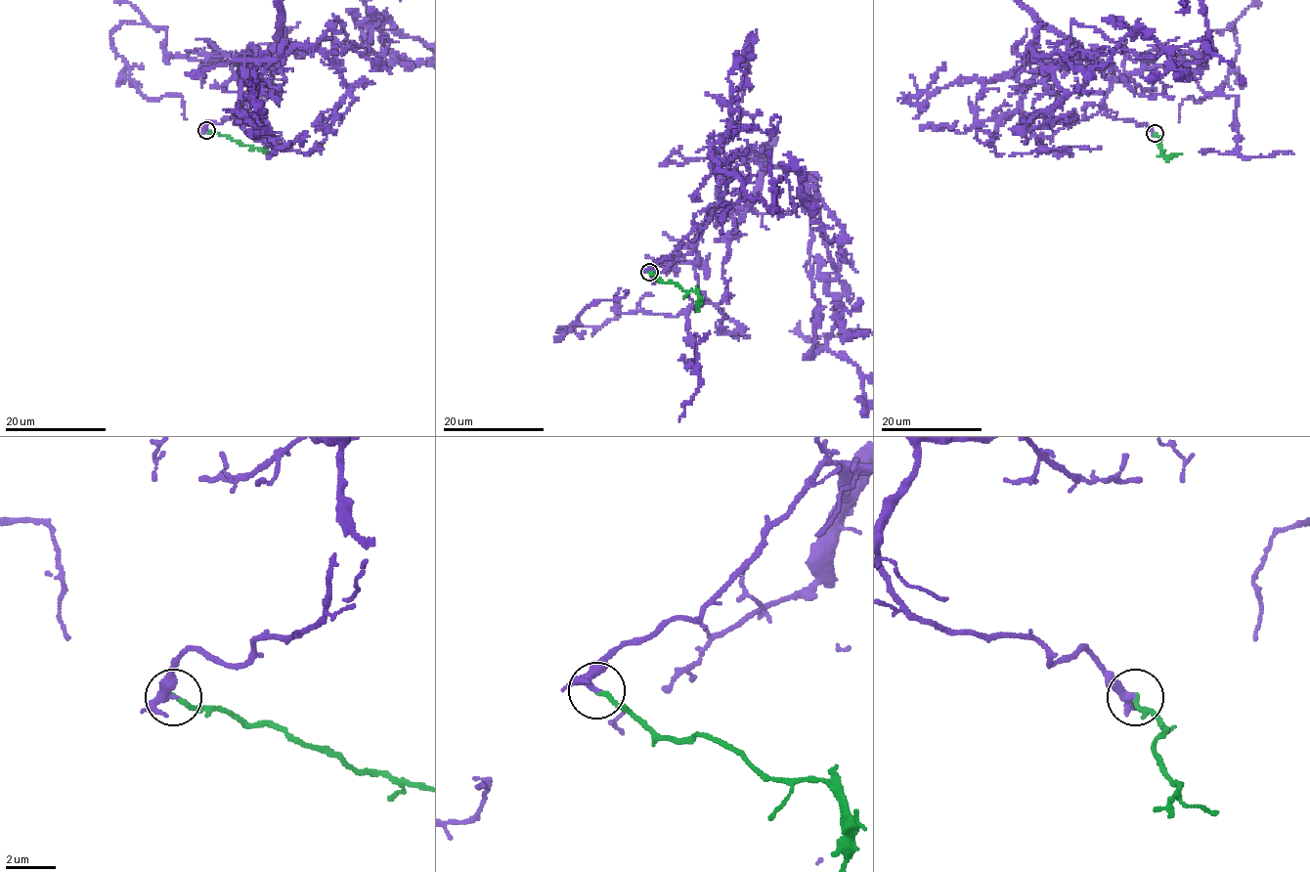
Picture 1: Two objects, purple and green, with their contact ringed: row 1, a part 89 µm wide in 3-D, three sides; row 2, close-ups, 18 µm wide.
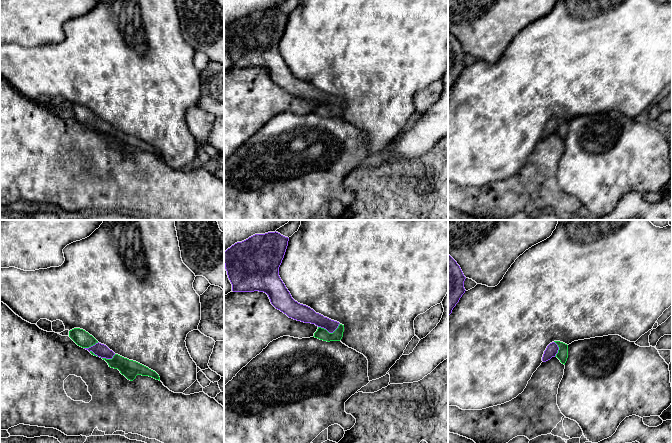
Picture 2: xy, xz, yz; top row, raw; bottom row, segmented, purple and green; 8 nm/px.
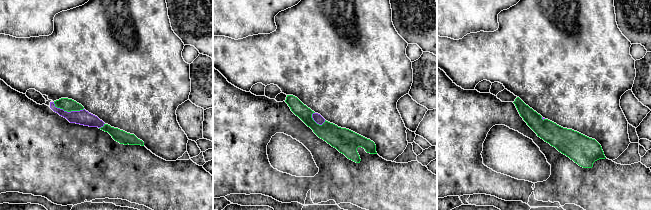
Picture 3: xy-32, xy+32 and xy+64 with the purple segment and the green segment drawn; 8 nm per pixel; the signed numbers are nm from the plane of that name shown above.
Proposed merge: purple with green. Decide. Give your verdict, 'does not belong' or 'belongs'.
belongs

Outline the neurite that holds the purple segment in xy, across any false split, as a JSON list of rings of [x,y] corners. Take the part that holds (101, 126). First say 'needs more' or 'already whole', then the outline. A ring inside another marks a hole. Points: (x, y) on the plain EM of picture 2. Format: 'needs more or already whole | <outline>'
needs more | [[[80,104],[69,107],[69,113],[80,123],[88,126],[92,131],[105,136],[109,143],[118,145],[128,156],[133,157],[137,151],[149,152],[160,157],[159,151],[148,143],[118,130],[106,121],[99,119],[92,111]]]

